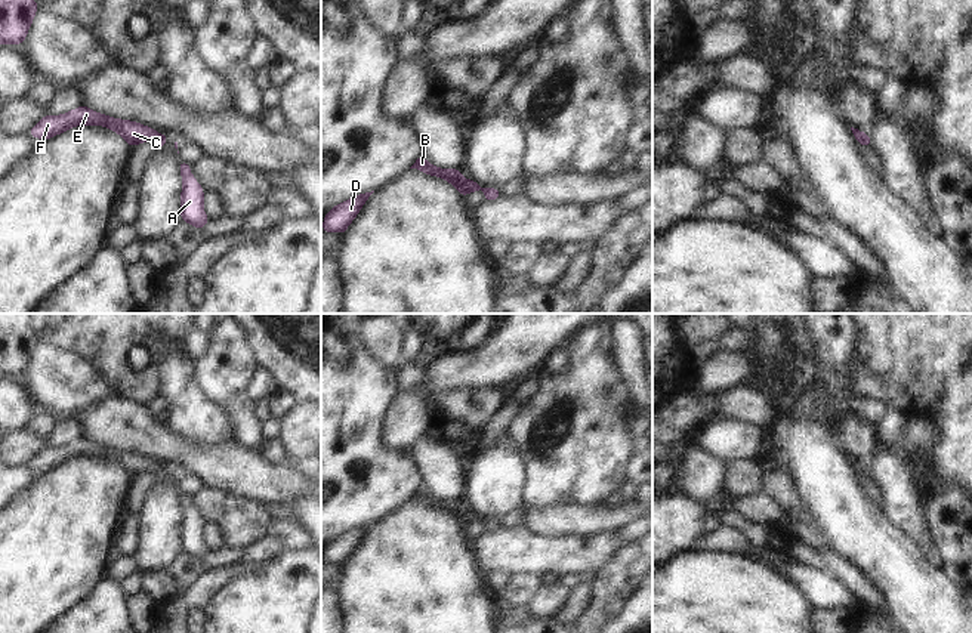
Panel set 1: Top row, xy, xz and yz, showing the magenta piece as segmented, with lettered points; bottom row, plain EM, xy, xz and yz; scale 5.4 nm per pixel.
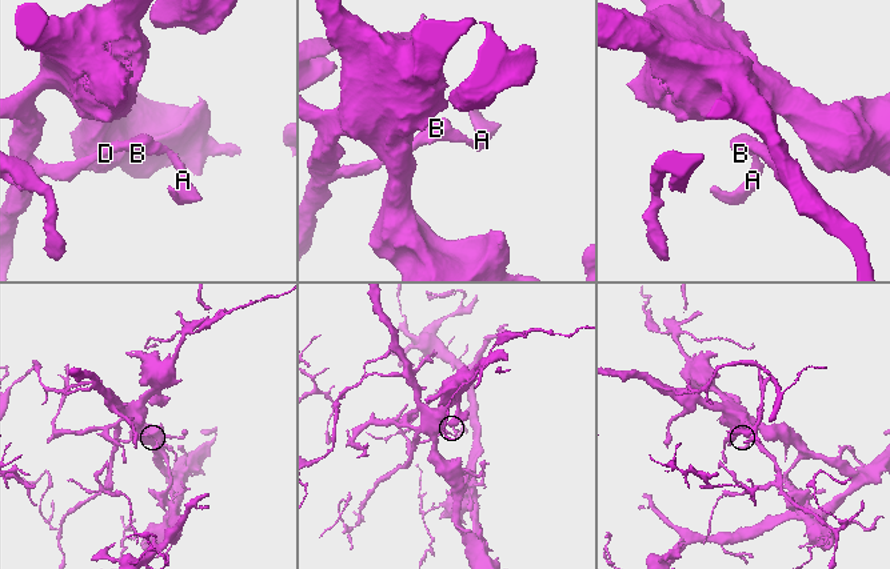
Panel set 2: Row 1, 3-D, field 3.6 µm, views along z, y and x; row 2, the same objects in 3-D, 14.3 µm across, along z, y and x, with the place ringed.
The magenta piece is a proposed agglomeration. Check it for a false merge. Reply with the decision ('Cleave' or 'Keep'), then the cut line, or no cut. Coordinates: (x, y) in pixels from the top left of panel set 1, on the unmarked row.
Keep. No split.

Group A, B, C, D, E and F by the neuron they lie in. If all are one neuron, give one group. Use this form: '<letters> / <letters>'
A B C D E F

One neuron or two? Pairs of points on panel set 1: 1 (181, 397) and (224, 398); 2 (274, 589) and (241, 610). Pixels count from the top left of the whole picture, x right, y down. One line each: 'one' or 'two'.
1: two
2: one

